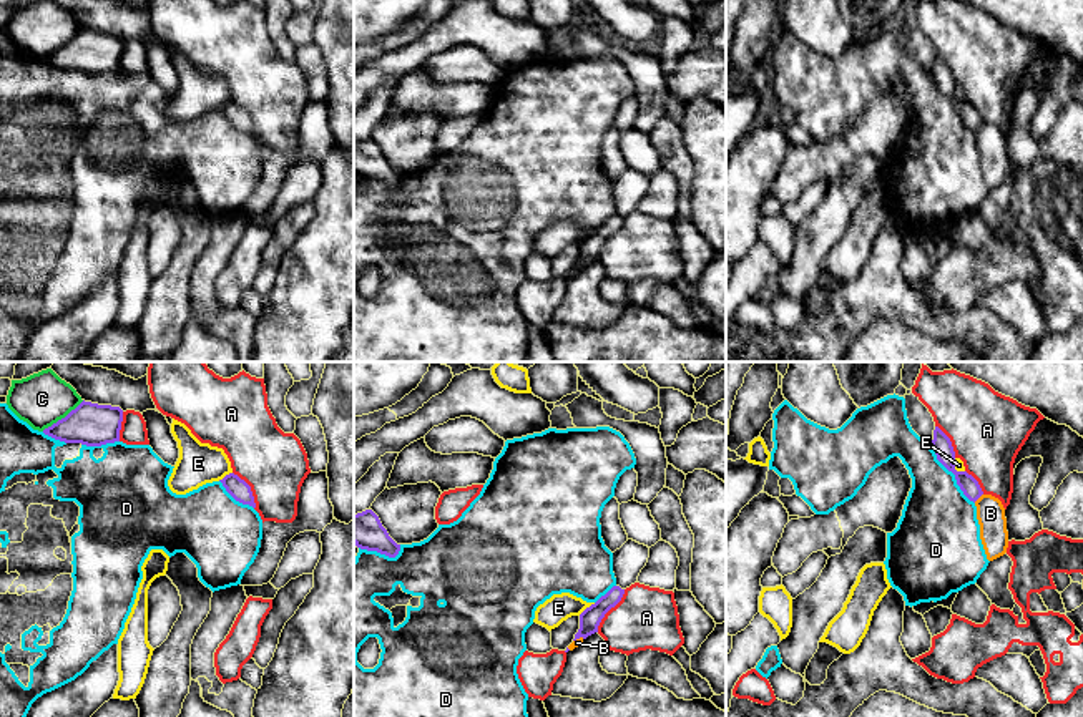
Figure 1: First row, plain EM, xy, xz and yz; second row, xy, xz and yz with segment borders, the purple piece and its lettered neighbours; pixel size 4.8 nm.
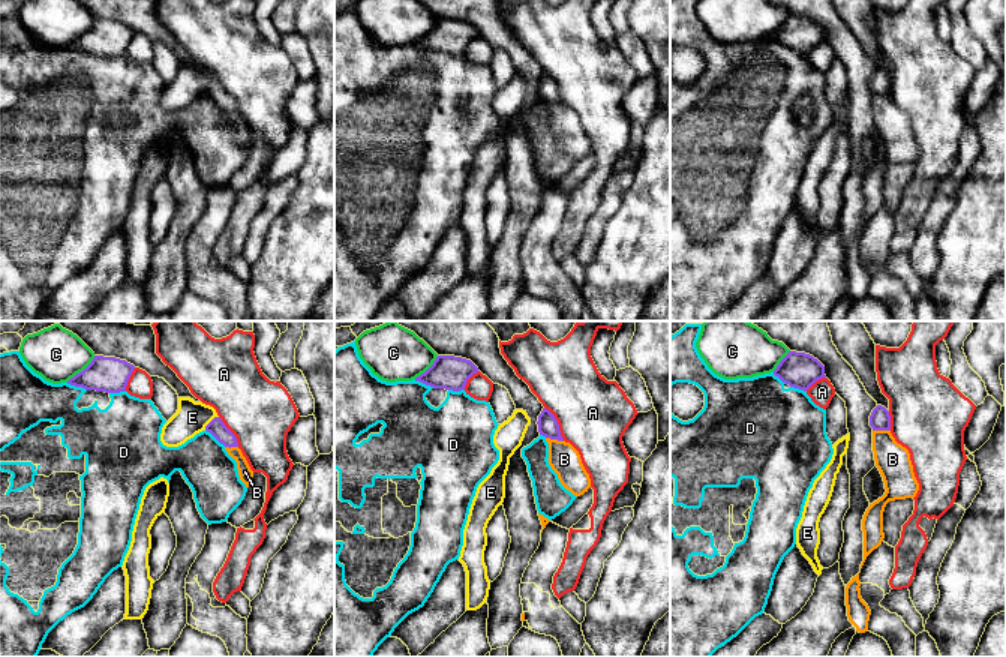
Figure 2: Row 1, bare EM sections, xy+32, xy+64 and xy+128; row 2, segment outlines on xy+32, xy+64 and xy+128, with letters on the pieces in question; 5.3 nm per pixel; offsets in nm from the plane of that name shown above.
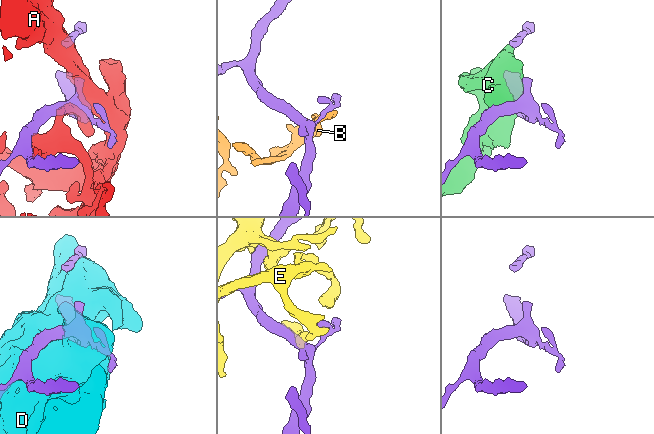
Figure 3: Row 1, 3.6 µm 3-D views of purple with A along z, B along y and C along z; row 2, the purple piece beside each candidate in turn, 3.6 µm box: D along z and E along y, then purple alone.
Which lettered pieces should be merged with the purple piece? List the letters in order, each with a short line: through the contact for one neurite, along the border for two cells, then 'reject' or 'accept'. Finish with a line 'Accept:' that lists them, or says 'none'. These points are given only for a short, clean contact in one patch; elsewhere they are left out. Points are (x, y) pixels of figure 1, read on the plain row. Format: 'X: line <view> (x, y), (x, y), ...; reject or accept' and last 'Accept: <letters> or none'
A: reject
B: line yz (982, 121), (974, 130); reject
C: reject
D: reject
E: reject
Accept: none

